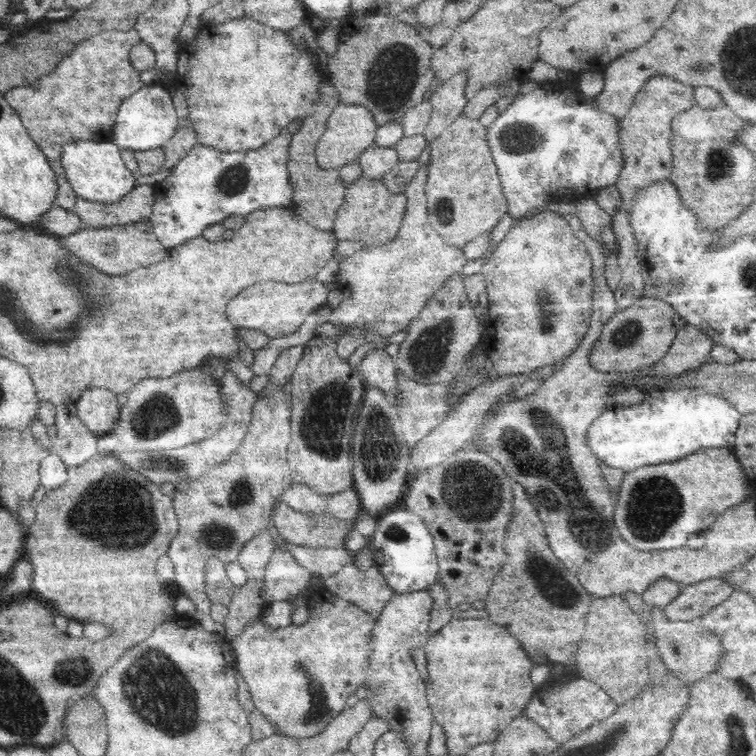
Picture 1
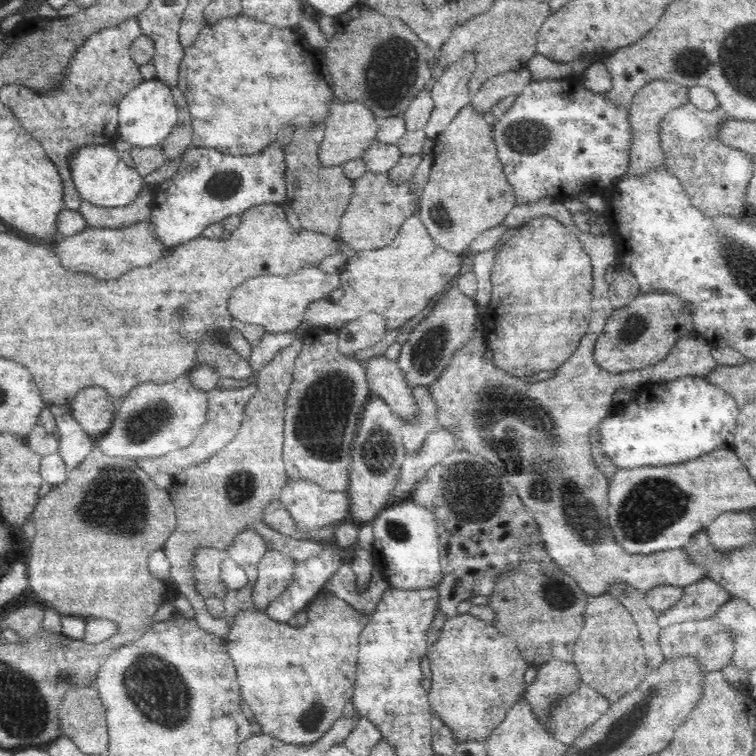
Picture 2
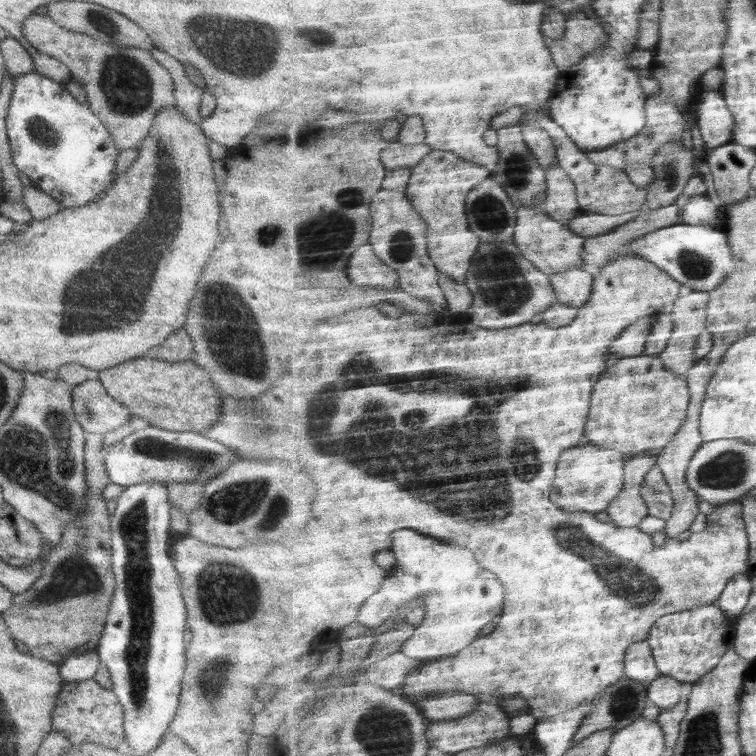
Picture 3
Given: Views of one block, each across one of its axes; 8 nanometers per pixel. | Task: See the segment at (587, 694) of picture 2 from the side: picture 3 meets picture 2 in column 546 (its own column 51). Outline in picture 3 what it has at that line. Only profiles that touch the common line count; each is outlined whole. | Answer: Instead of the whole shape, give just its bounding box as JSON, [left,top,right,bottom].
[51,678,123,749]

